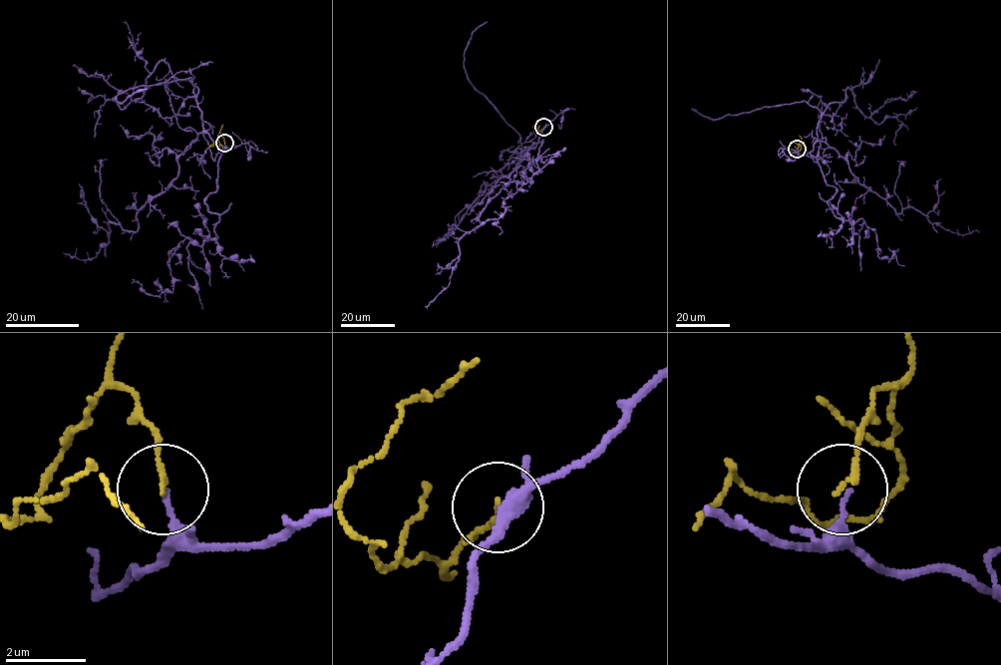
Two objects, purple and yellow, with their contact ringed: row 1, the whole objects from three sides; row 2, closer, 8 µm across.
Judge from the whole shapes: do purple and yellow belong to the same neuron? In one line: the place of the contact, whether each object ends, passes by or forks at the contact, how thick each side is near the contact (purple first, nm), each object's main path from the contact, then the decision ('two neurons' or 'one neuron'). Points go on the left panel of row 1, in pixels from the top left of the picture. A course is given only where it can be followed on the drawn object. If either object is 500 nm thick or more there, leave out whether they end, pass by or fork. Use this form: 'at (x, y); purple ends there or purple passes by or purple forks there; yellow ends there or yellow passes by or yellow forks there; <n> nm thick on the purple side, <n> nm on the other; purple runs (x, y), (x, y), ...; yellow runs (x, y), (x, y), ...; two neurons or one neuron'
at (224, 143); purple ends there; yellow ends there; 120 nm thick on the purple side, 140 nm on the other; purple runs (224, 144), (214, 161), (203, 134), (222, 150), (205, 203), (217, 237), (170, 252), (171, 292), (133, 279); yellow runs (224, 143), (220, 134), (209, 146), (218, 141), (222, 147); one neuron

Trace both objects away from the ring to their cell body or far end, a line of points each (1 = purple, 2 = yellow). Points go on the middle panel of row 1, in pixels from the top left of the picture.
1: (544, 127), (528, 150), (542, 140), (529, 166), (539, 158), (538, 168), (503, 201), (497, 219), (476, 228)
2: (544, 127), (536, 131), (533, 128), (542, 118)

